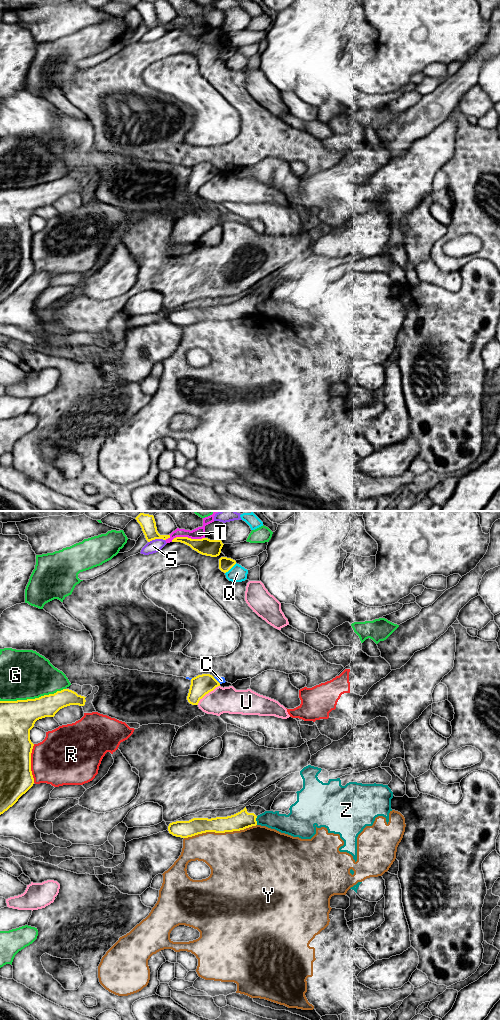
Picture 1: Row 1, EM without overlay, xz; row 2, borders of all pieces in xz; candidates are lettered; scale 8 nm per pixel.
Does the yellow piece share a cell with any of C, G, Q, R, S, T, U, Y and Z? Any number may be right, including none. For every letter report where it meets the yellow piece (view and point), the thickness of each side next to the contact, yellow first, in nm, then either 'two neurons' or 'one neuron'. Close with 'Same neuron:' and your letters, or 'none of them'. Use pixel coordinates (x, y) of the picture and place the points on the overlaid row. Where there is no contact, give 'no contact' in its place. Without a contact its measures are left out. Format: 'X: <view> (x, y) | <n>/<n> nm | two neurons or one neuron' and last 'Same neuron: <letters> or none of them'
C: xz (216, 680) | 160/50 nm | two neurons
G: xz (32, 699) | 280/400 nm | two neurons
Q: xz (230, 568) | 110/140 nm | two neurons
R: xz (30, 763) | 260/420 nm | two neurons
S: xz (156, 538) | 130/100 nm | two neurons
T: xz (187, 537) | 140/90 nm | two neurons
U: xz (207, 693) | 160/220 nm | two neurons
Y: xz (220, 832) | 140/440 nm | two neurons
Z: xz (255, 820) | 140/150 nm | two neurons
Same neuron: none of them

